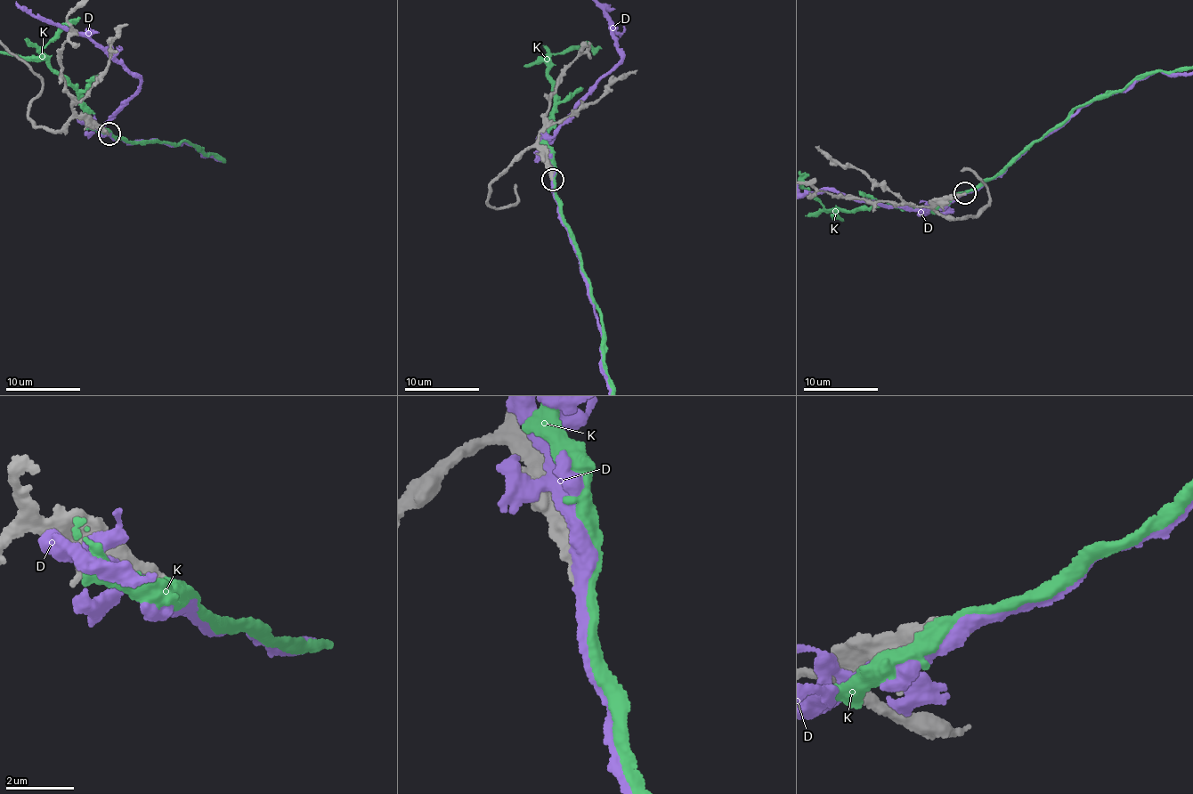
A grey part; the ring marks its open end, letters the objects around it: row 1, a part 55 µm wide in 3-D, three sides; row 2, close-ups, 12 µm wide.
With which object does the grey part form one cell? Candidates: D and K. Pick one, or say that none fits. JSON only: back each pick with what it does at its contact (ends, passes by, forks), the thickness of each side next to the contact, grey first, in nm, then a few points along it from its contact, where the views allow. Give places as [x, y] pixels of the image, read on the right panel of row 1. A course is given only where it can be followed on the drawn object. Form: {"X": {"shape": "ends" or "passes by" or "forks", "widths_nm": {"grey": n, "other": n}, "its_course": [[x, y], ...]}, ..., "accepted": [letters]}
{"accepted": []}

